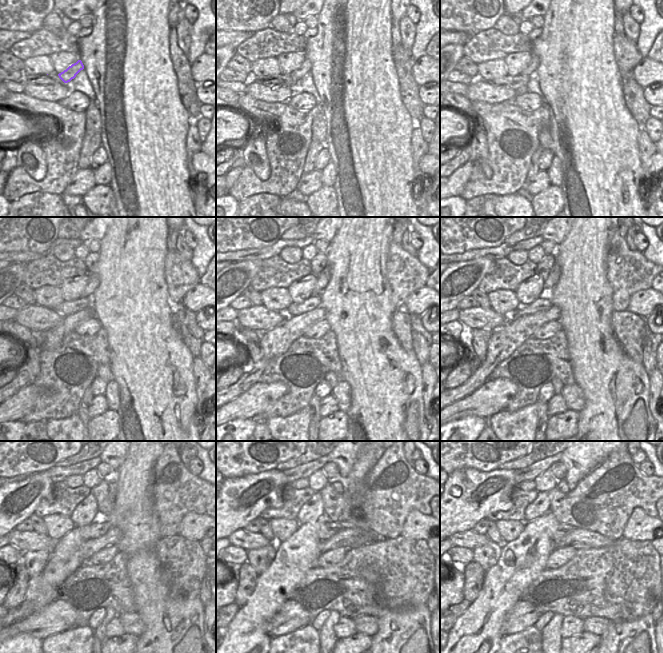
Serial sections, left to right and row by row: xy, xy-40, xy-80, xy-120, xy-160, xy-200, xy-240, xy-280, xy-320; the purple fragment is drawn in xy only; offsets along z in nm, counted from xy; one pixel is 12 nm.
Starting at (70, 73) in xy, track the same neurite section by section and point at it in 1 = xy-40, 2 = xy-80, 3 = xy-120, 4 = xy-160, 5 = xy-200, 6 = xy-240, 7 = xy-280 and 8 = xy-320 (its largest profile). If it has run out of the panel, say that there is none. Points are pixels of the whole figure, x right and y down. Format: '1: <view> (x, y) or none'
1: xy-40 (306, 66)
2: xy-80 (532, 66)
3: xy-120 (94, 282)
4: xy-160 (322, 280)
5: xy-200 (554, 274)
6: xy-240 (111, 482)
7: xy-280 (336, 483)
8: xy-320 (562, 485)

